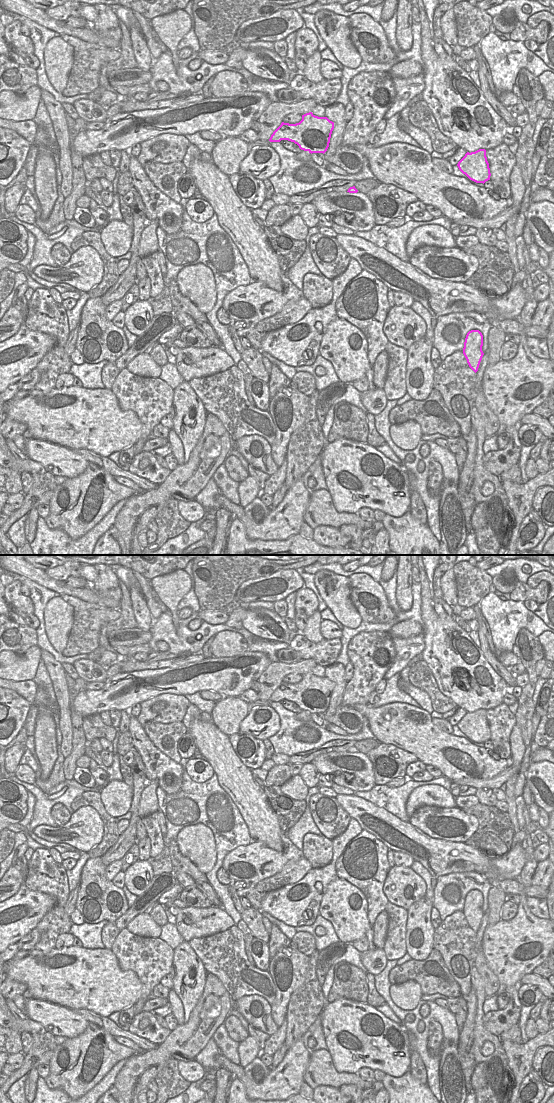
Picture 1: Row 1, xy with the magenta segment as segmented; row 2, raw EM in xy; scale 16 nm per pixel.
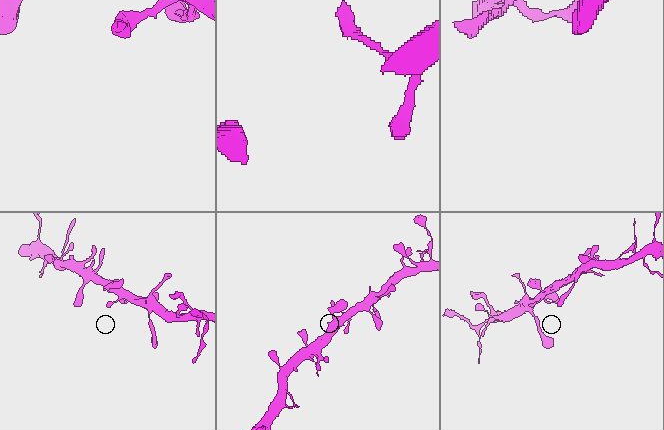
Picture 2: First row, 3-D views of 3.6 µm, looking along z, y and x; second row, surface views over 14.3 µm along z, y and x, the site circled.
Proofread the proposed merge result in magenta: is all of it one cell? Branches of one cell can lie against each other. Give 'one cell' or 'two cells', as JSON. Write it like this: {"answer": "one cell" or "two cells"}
{"answer": "one cell"}

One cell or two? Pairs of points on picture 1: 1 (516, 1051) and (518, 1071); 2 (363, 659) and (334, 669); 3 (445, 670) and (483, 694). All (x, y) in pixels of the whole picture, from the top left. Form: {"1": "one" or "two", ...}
{"1": "one", "2": "two", "3": "one"}

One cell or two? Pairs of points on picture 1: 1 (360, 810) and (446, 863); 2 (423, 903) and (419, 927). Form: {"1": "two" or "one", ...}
{"1": "one", "2": "one"}

